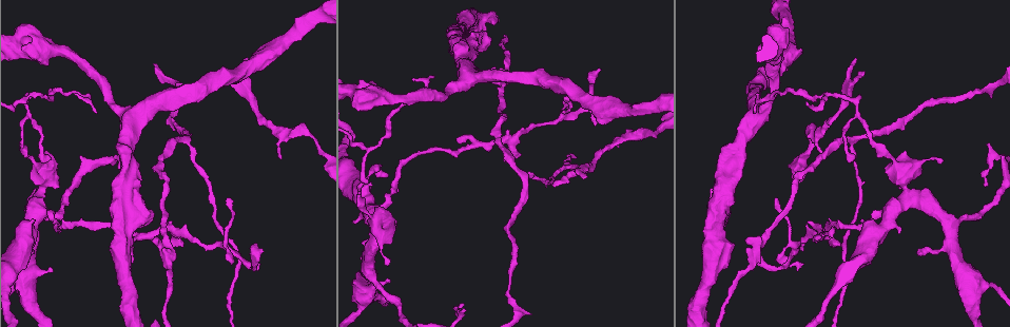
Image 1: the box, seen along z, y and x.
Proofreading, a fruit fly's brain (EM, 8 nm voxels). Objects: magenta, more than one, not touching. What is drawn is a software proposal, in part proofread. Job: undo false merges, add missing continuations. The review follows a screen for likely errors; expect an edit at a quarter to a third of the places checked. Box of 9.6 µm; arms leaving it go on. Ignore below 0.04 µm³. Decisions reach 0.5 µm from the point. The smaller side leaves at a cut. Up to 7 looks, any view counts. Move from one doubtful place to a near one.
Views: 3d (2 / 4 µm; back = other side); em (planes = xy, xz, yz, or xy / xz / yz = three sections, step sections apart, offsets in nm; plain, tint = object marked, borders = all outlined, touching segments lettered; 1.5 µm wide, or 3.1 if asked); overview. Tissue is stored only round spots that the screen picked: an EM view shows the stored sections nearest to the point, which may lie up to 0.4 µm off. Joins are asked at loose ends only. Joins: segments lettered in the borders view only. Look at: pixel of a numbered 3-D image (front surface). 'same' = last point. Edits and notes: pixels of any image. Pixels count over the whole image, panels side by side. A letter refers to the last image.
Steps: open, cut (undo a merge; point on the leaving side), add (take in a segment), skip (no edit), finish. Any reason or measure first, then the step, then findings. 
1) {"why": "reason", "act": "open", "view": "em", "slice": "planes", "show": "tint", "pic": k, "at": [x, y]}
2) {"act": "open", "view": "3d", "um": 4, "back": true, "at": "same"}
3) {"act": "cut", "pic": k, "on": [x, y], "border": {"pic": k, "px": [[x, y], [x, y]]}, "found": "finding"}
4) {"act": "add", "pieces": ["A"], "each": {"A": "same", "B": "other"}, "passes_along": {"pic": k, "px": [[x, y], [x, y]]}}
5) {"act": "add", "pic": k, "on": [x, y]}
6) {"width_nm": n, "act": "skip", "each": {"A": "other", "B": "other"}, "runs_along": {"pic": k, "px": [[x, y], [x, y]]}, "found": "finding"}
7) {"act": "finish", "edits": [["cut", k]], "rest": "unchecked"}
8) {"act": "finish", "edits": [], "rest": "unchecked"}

{"act": "open", "view": "em", "slice": "xz", "step": 8, "show": "tint", "pic": 1, "at": [389, 279]}

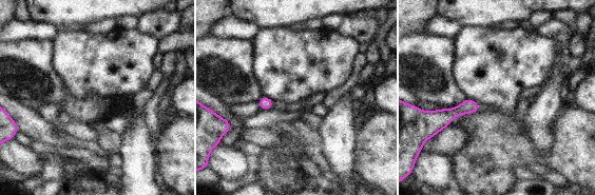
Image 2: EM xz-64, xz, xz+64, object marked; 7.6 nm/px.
{"why": "cut it another way", "act": "open", "view": "em", "slice": "planes", "show": "borders", "at": "same"}

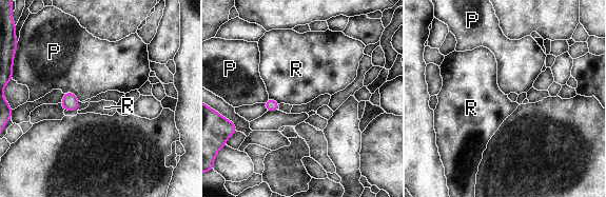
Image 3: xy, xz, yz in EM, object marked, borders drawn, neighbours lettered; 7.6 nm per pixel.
{"act": "skip", "each": {"P": "other", "R": "other"}, "border": {"pic": 3, "px": [[269, 98], [273, 98], [279, 103]]}, "found": "none of them fits"}

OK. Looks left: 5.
{"act": "open", "view": "em", "slice": "xy", "step": 4, "show": "borders", "pic": 1, "at": [490, 39]}

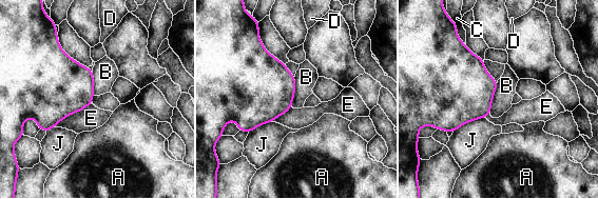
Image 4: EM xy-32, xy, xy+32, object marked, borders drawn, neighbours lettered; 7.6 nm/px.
{"why": "another direction", "act": "open", "view": "em", "slice": "planes", "show": "borders", "at": "same"}

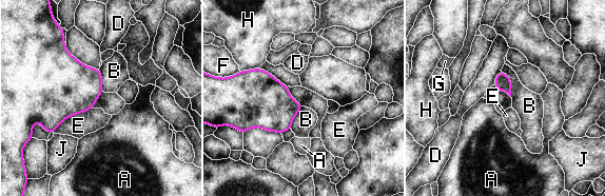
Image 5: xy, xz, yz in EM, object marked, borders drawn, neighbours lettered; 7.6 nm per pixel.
{"act": "skip", "each": {"A": "other", "B": "other", "D": "other", "E": "other", "F": "other", "G": "other", "H": "other", "J": "other"}, "border": {"pic": 5, "px": [[501, 70], [510, 78], [511, 96]]}, "found": "none of them fits"}

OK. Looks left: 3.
{"why": "an open end", "act": "open", "view": "em", "slice": "planes", "show": "borders", "pic": 1, "at": [555, 185]}

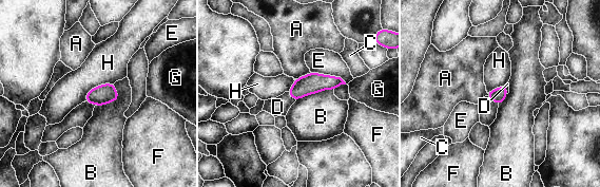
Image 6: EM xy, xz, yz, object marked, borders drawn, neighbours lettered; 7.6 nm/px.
{"width_nm": 120, "act": "add", "pic": 6, "on": [277, 107], "each": {"A": "other", "B": "other", "C": "other", "D": "same", "E": "other", "F": "other", "G": "other", "H": "other"}, "found": "it goes on there"}

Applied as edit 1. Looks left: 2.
{"act": "finish", "edits": [["add", 6]], "rest": "unchecked"}

